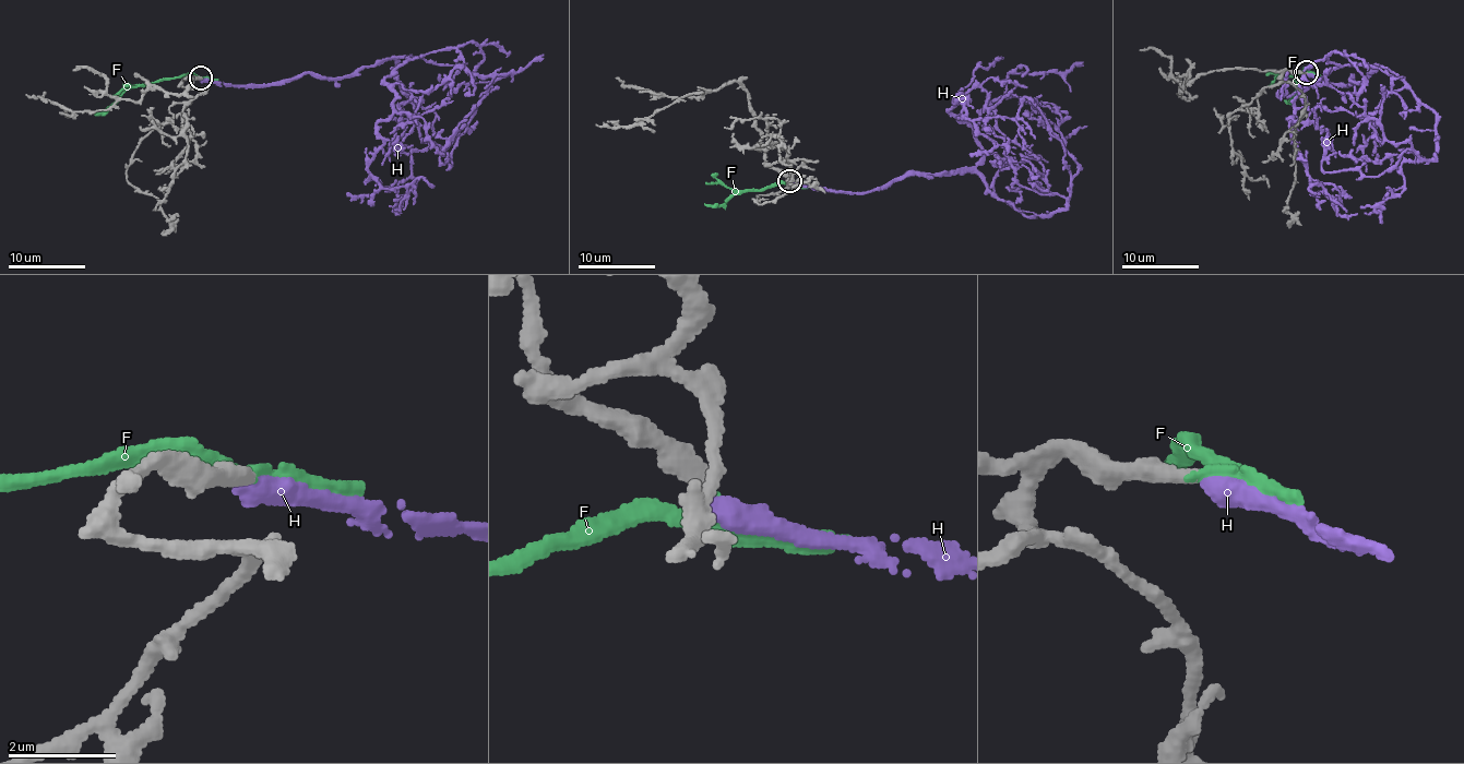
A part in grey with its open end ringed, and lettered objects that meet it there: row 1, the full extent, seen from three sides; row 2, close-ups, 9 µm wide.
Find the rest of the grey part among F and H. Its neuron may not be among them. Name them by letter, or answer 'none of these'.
F

